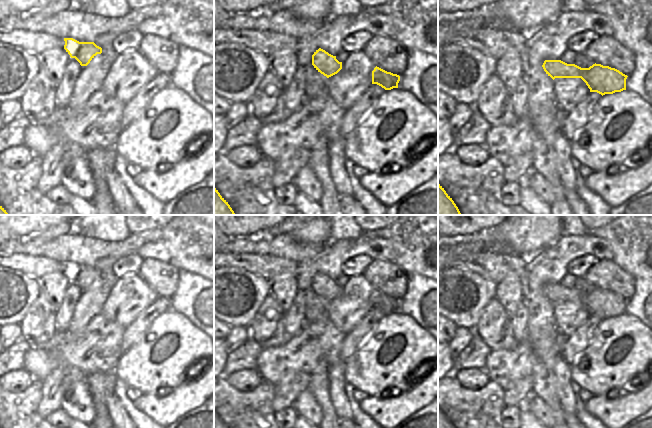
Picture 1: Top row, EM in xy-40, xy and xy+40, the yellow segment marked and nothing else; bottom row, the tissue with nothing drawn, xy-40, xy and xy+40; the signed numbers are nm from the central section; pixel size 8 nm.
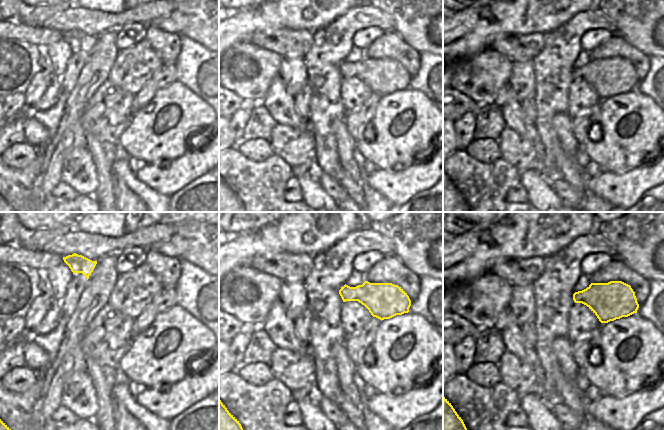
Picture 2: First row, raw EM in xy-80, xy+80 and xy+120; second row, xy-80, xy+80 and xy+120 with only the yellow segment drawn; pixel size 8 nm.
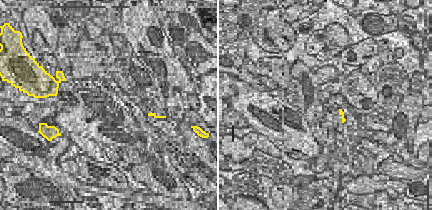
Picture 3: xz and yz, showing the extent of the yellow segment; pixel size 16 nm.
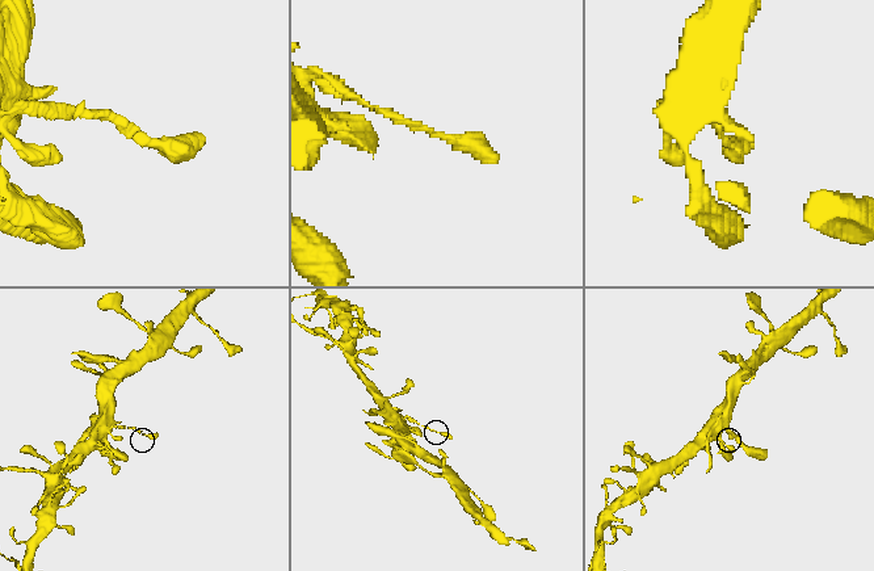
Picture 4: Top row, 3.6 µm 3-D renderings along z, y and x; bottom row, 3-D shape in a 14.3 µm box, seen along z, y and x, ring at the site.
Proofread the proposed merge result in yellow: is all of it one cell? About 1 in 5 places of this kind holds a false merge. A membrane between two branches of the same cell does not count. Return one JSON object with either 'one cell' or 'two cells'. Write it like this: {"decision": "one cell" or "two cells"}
{"decision": "one cell"}

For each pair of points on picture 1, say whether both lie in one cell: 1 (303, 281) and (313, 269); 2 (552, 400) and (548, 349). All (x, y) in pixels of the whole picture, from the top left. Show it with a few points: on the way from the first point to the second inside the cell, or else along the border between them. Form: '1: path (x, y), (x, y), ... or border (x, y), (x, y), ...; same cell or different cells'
1: path (304, 278), (310, 272); same cell
2: path (544, 387), (545, 362); same cell

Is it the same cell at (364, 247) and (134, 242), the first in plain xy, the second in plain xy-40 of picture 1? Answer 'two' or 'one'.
two

